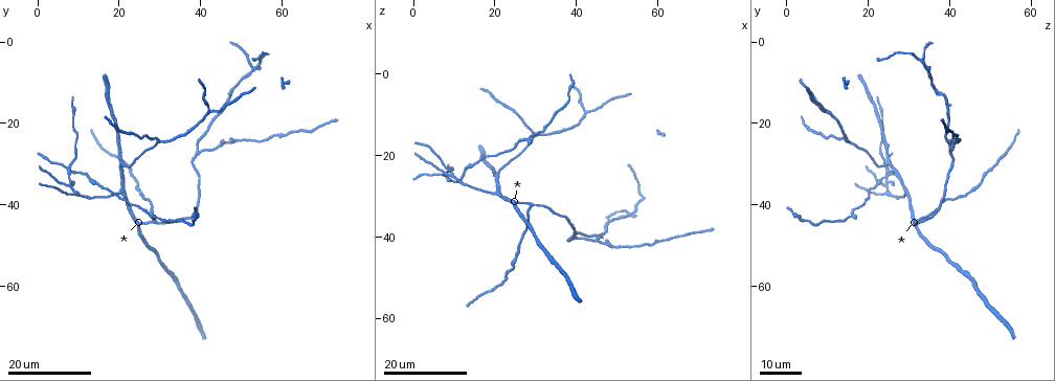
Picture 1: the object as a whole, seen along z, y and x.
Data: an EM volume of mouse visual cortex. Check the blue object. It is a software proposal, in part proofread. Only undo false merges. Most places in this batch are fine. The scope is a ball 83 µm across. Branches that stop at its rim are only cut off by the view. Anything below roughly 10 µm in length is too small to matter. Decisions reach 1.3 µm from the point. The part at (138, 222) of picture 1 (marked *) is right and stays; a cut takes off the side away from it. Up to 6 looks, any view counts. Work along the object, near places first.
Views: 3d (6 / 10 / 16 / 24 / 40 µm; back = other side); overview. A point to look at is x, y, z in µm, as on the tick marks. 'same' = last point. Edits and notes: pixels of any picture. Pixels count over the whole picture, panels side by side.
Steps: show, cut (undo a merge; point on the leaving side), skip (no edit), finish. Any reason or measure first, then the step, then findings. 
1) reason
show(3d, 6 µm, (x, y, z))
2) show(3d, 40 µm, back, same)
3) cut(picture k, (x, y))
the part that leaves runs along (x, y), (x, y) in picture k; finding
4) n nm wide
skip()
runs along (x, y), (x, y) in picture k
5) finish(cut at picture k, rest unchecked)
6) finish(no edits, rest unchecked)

show(3d, 24 µm, (20.0, 37.5, 29.5))

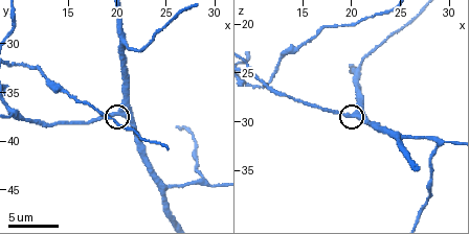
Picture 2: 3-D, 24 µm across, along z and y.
show(3d, 10 µm, (20.2, 37.2, 29.2))

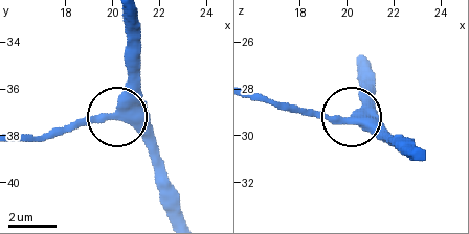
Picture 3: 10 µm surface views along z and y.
skip()
all the same neuron

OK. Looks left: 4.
show(3d, 16 µm, (8.0, 31.5, 25.0))

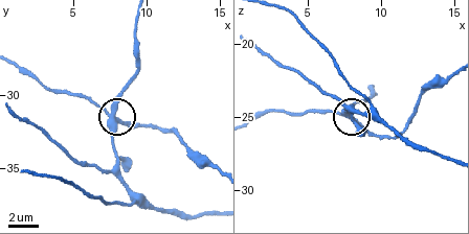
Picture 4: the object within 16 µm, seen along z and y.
zoom in
show(3d, 6 µm, (7.8, 31.8, 25.0))

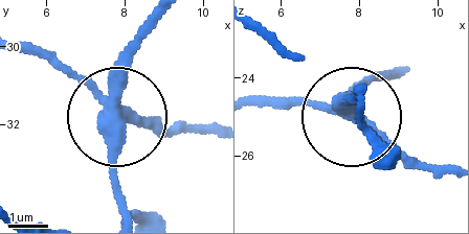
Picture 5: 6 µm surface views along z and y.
4 arms
cut(picture 5, (69, 72))
the part that leaves runs along (115, 104), (213, 134) in picture 5; two neurons meet here

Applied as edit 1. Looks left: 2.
finish(cut at picture 5, rest unchecked)

